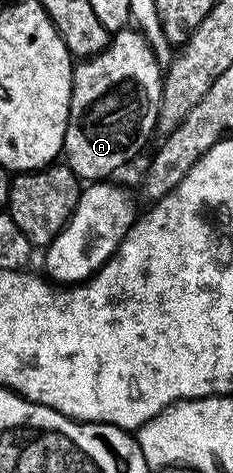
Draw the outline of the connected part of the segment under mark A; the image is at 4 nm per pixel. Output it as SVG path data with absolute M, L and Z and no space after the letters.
M134 27L113 34L110 42L94 57L87 57L75 64L68 127L64 135L64 161L79 182L93 183L109 178L109 173L124 168L145 147L146 140L155 136L158 108L162 106L163 76L163 66L159 65L146 36Z

